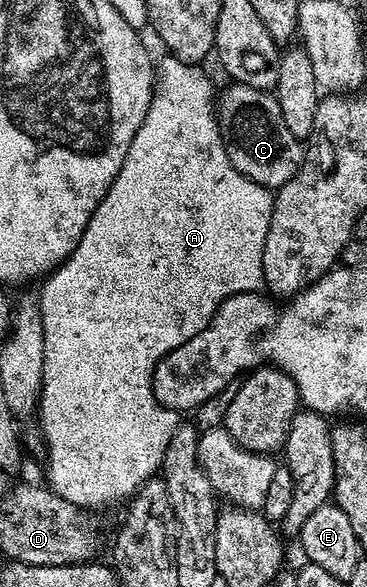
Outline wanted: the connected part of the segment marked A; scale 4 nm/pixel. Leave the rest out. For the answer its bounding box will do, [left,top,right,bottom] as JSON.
[38,55,274,511]

